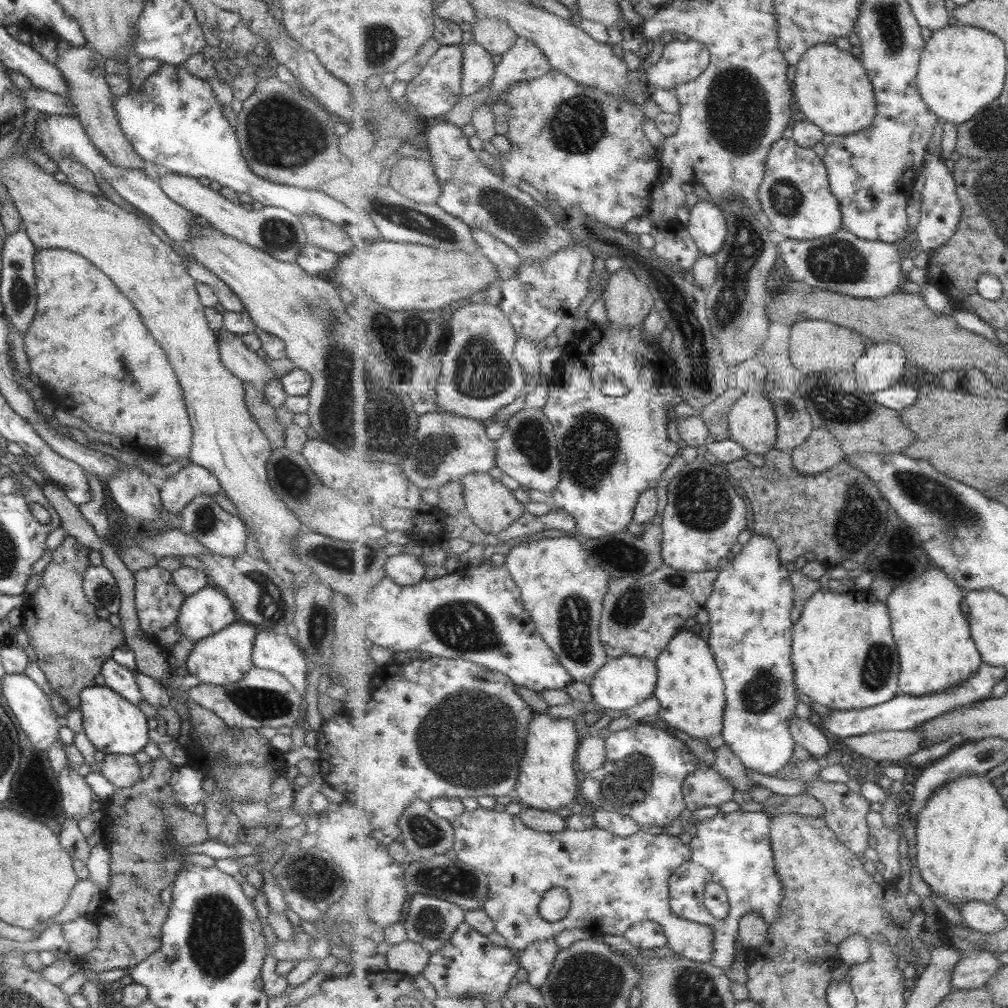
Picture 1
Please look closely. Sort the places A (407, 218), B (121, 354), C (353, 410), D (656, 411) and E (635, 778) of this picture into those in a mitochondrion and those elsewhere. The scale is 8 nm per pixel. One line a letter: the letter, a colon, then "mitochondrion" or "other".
A: mitochondrion
B: mitochondrion
C: mitochondrion
D: other
E: mitochondrion

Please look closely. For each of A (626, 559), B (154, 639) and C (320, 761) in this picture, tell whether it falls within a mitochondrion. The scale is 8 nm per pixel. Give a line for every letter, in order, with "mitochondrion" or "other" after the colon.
A: mitochondrion
B: other
C: other

